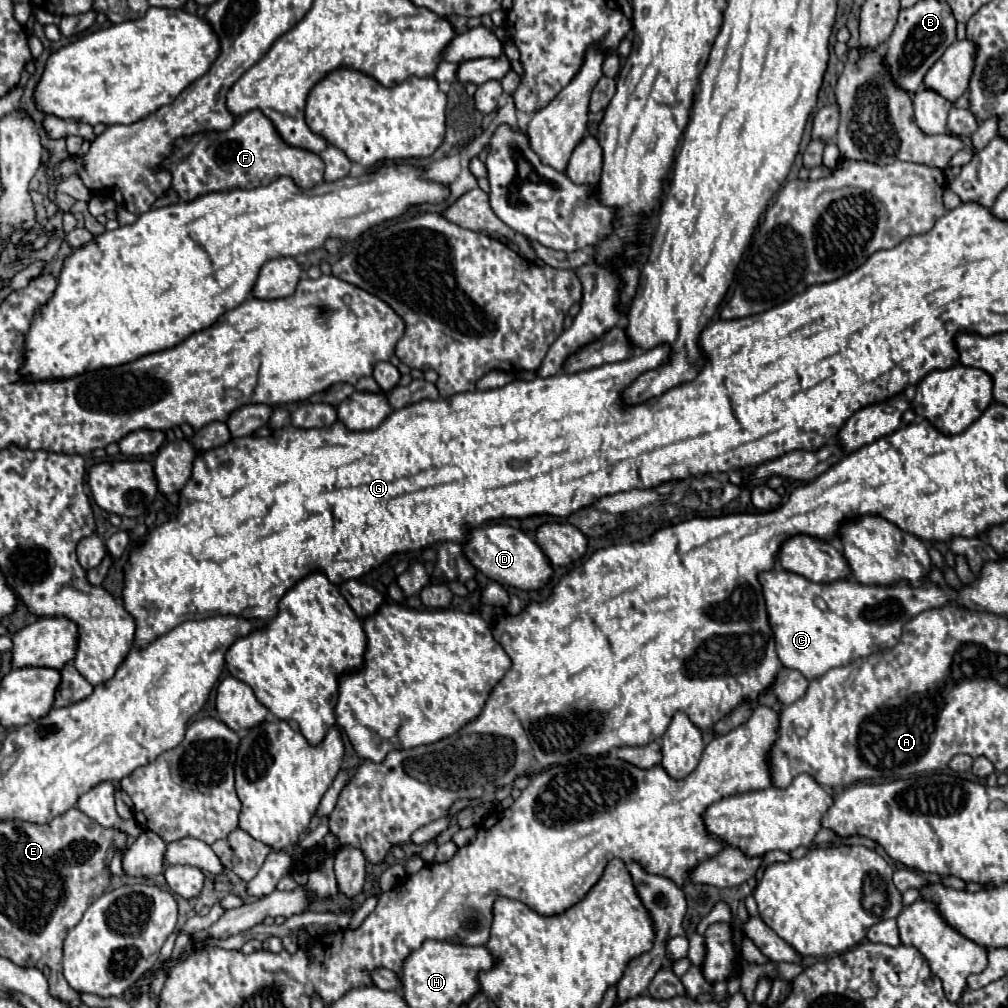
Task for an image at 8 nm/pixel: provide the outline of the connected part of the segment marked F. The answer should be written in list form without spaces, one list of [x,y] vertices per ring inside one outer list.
[[[258,109],[248,111],[226,131],[200,131],[176,139],[172,153],[156,169],[170,171],[172,187],[184,201],[194,201],[198,195],[212,191],[260,187],[280,175],[292,177],[298,187],[314,187],[324,181],[324,161],[312,151],[288,145],[272,121]]]

